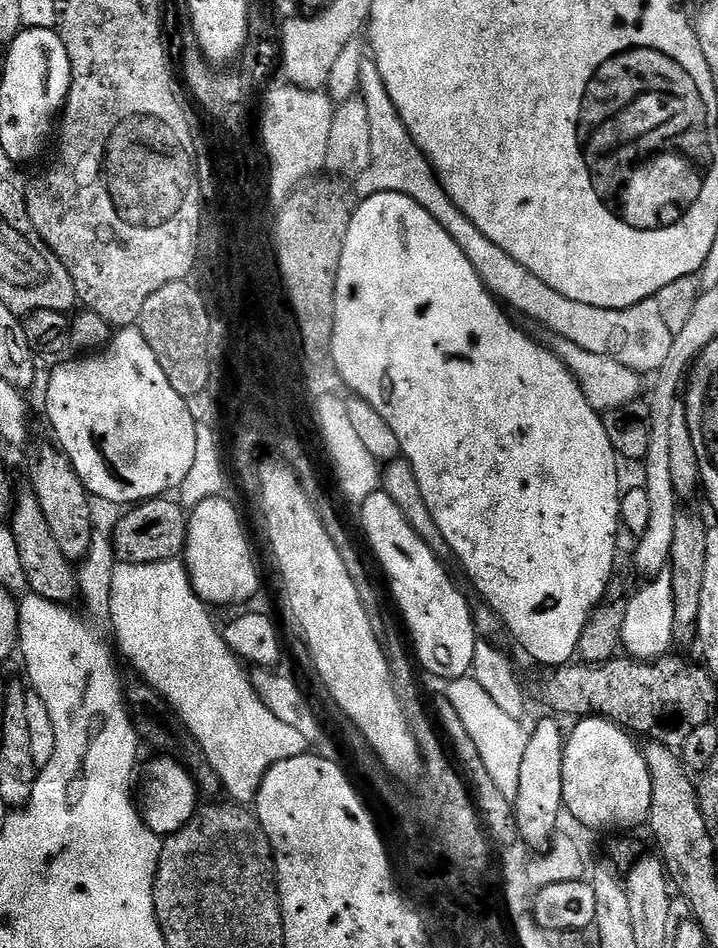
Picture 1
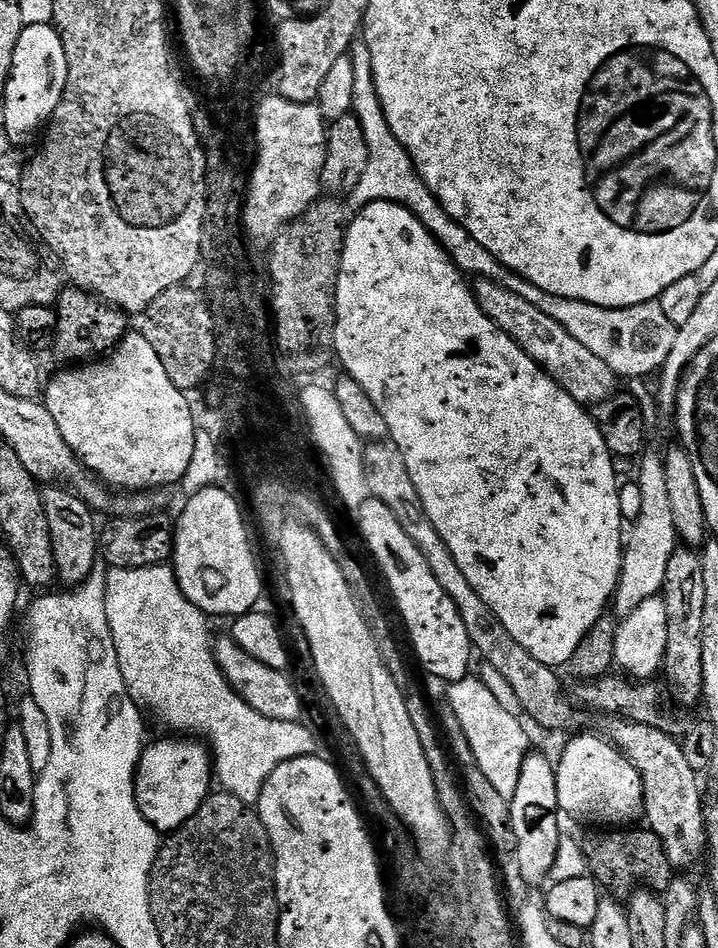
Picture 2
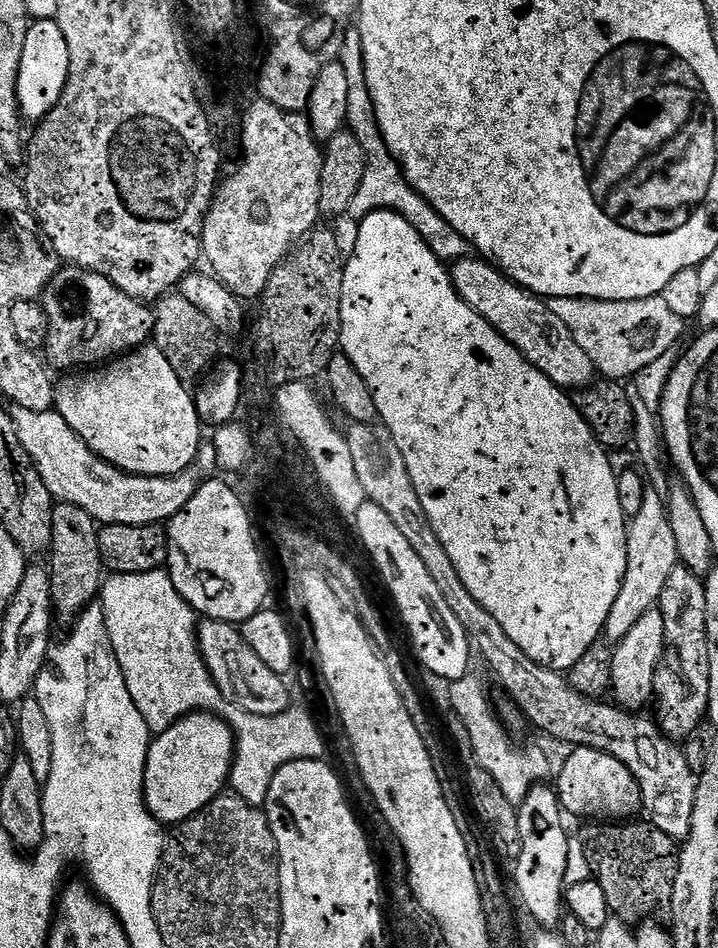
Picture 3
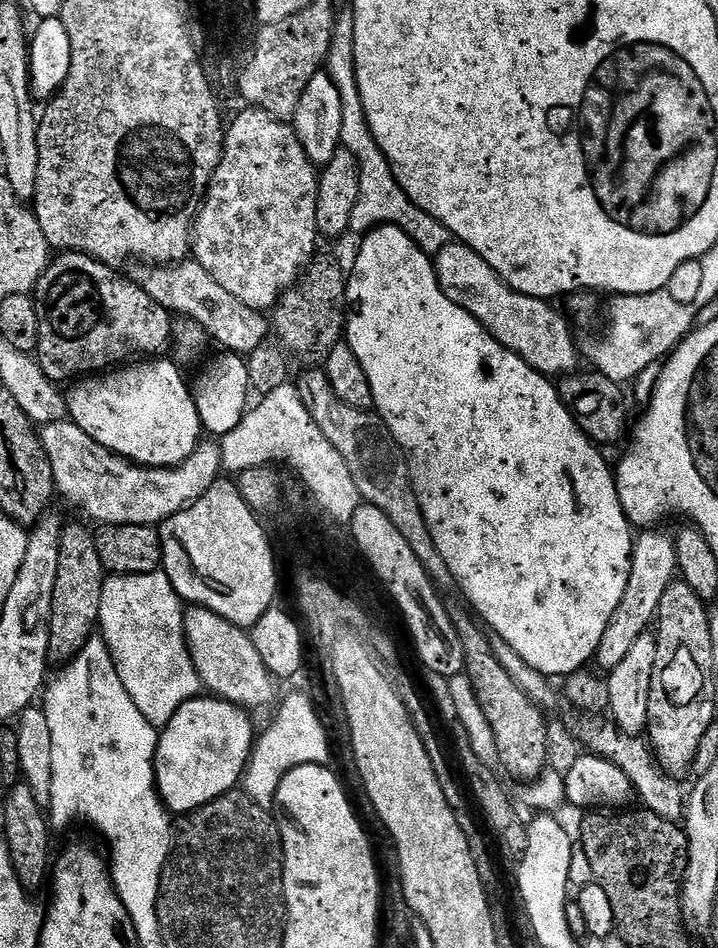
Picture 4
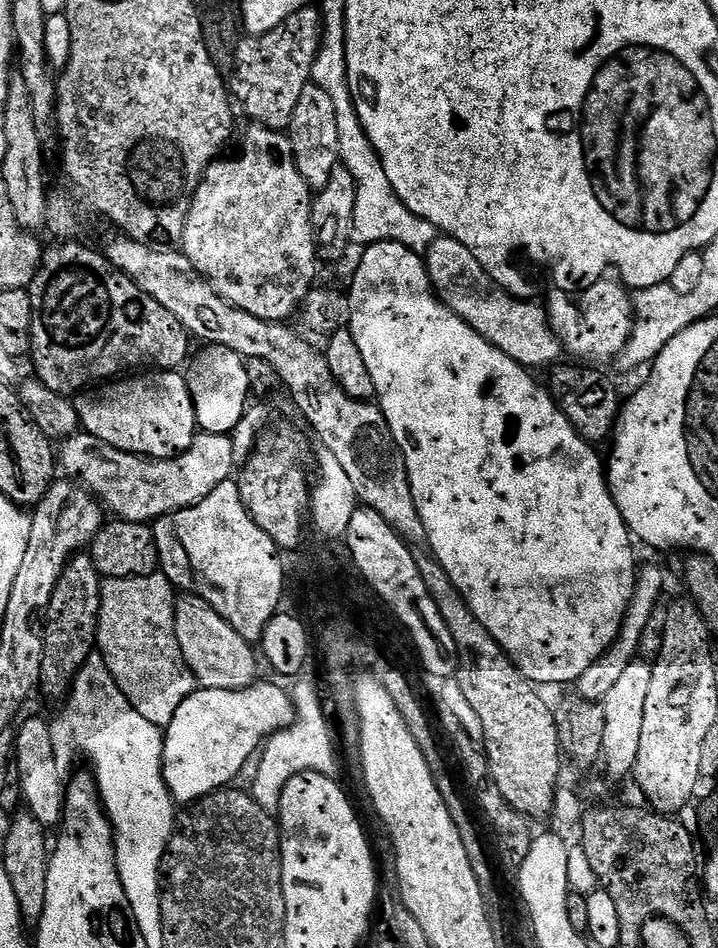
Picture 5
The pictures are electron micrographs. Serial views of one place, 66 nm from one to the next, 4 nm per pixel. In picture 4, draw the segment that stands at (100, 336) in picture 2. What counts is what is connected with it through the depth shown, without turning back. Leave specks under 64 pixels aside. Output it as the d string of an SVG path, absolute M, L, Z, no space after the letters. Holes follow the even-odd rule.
M60 252L57 257L34 289L38 310L35 355L46 378L72 382L133 358L156 358L169 351L173 317L135 279L119 276L113 265L103 264L85 252Z

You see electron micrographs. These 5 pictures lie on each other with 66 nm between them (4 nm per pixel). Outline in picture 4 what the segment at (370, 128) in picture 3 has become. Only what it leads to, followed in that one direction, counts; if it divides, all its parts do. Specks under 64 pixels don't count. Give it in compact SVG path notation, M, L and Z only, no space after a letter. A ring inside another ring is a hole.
M337 19L334 34L330 42L330 50L326 61L326 71L338 88L342 98L342 134L340 143L354 158L358 158L360 167L360 185L358 186L358 202L352 215L353 233L367 234L381 224L392 224L400 228L413 240L425 254L435 258L448 244L453 243L452 233L438 222L438 218L430 218L426 210L414 206L410 198L398 186L392 168L382 150L376 145L374 134L366 122L366 114L362 110L362 98L358 94L358 74L354 66L354 26L351 19Z

